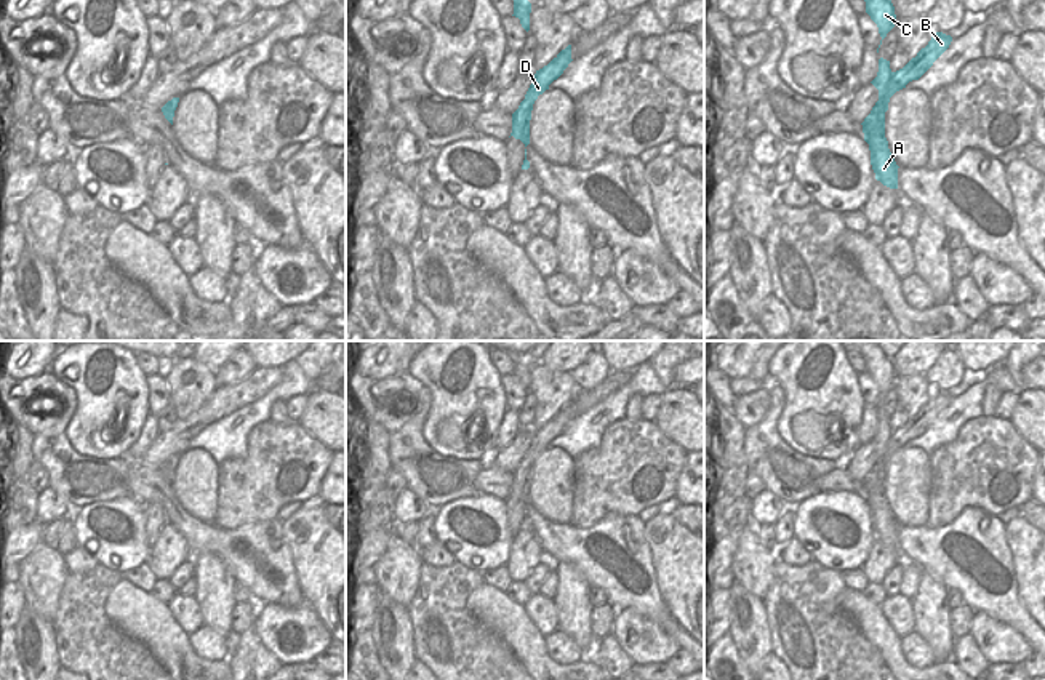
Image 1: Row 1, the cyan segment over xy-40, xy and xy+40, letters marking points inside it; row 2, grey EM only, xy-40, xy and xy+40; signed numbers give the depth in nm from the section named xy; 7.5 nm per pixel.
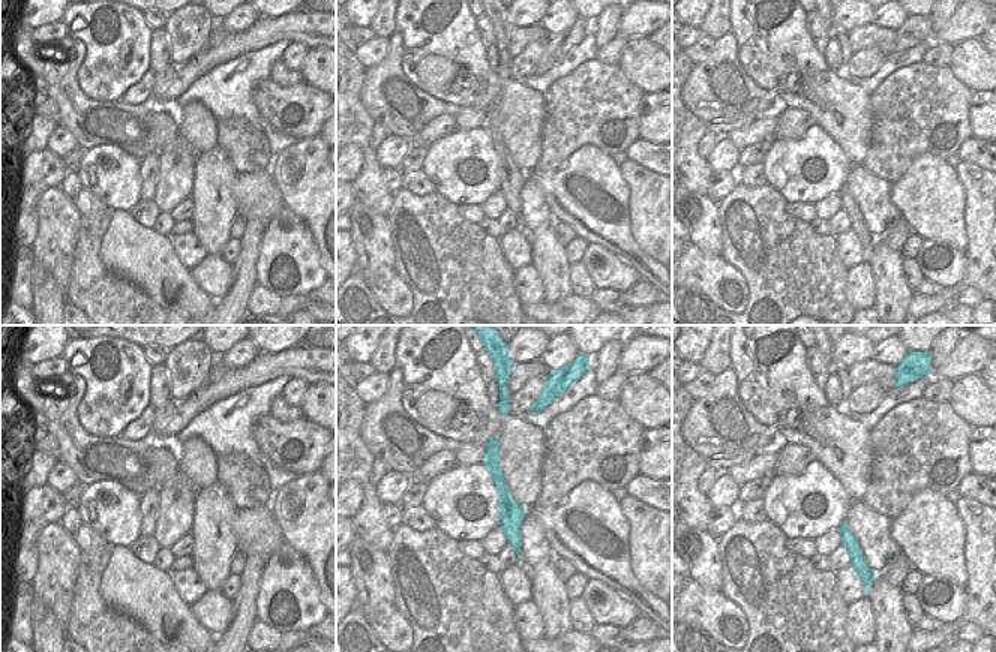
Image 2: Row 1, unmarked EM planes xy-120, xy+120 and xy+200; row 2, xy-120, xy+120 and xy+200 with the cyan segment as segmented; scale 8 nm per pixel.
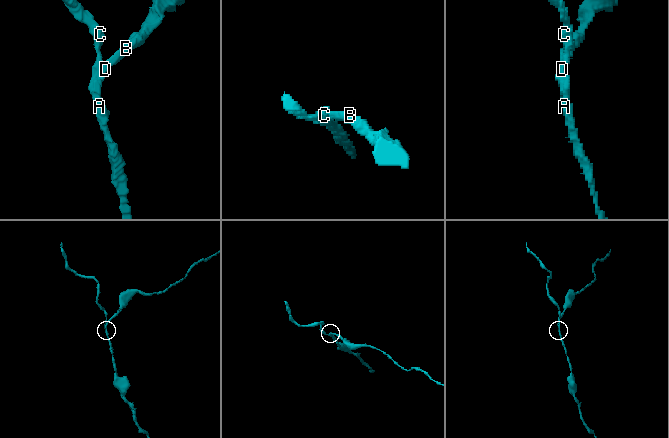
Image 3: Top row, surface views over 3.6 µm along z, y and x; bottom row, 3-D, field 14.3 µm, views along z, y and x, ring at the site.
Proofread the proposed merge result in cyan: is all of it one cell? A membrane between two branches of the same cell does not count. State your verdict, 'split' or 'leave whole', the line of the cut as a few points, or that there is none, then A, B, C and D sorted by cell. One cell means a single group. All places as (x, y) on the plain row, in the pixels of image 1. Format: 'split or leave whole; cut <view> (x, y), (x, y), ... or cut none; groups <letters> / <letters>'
split; cut xy+40 (893, 431), (884, 456), (884, 485); groups A C / B D

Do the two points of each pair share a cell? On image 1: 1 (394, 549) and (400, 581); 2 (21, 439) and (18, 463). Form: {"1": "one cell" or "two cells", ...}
{"1": "one cell", "2": "one cell"}

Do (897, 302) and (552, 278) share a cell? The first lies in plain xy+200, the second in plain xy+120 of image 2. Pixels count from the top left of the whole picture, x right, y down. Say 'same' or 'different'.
same

